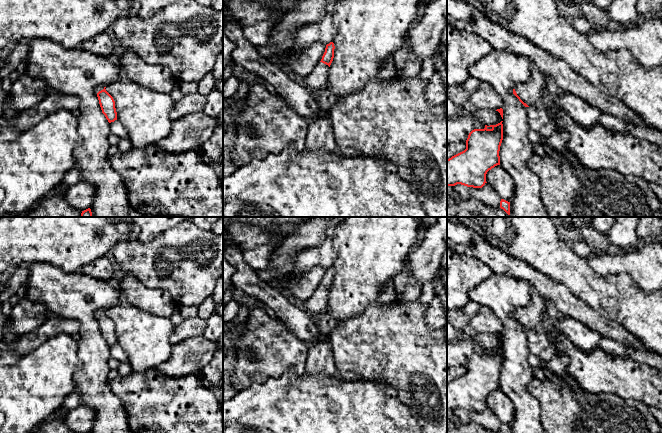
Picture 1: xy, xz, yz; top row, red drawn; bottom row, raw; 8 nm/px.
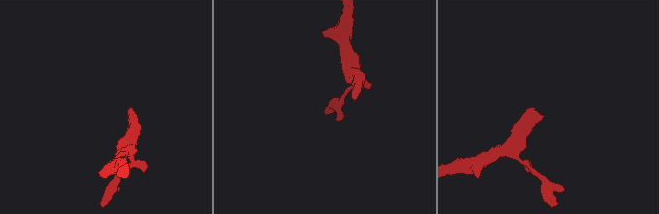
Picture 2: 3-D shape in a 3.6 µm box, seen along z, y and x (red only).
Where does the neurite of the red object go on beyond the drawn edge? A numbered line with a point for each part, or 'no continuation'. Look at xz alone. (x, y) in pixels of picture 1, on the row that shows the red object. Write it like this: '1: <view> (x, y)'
1: xz (317, 80)

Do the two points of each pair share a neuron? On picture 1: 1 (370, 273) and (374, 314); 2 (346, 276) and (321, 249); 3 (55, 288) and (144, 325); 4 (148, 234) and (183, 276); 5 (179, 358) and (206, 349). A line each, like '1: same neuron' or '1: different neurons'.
1: different neurons
2: different neurons
3: different neurons
4: different neurons
5: same neuron

